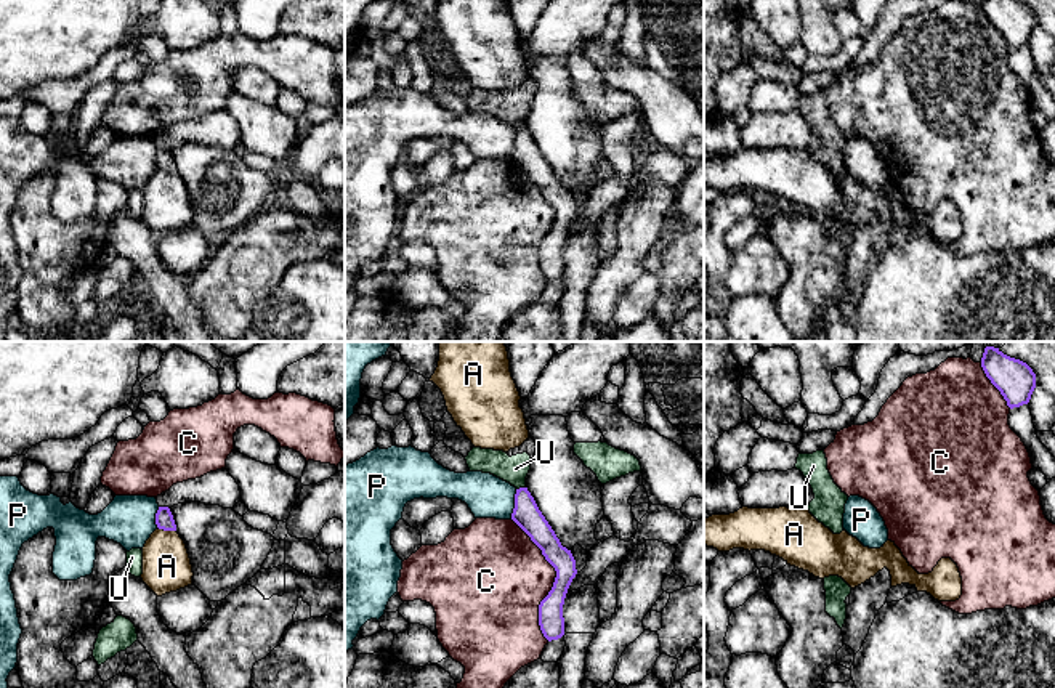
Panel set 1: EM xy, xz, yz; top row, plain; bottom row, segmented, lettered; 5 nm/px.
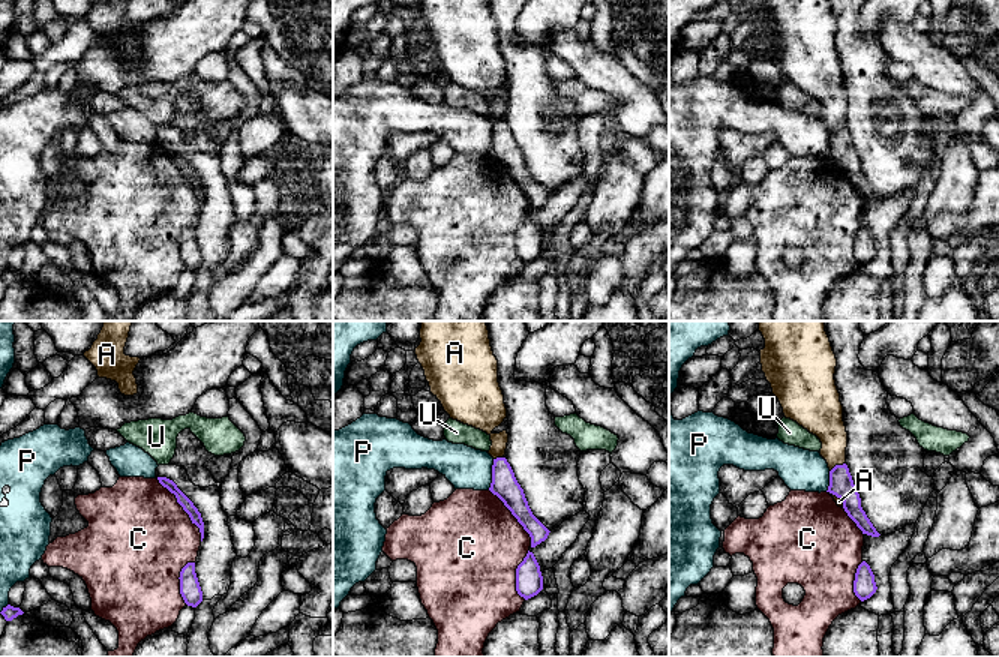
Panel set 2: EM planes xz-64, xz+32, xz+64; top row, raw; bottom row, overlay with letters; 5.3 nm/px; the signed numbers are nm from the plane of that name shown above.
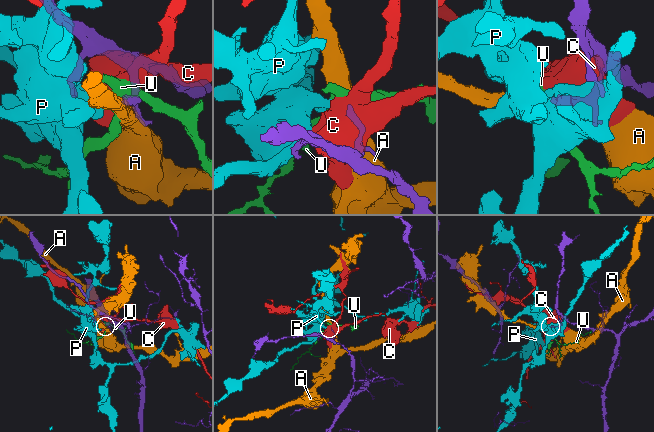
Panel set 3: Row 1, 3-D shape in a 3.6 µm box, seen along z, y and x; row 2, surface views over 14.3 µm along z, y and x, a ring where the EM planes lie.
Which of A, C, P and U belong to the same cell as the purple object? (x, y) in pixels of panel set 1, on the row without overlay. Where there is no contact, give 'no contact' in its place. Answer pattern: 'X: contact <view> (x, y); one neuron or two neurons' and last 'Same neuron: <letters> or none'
A: contact xy (167, 170); two neurons
C: contact xz (555, 220); two neurons
P: contact xz (515, 145); two neurons
U: contact xz (520, 129); two neurons
Same neuron: none

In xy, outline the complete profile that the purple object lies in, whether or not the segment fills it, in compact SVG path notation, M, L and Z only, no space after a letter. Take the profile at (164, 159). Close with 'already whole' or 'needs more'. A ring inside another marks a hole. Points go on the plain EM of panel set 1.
M159 148L156 154L156 165L164 172L176 172L176 165L168 148Z; already whole

